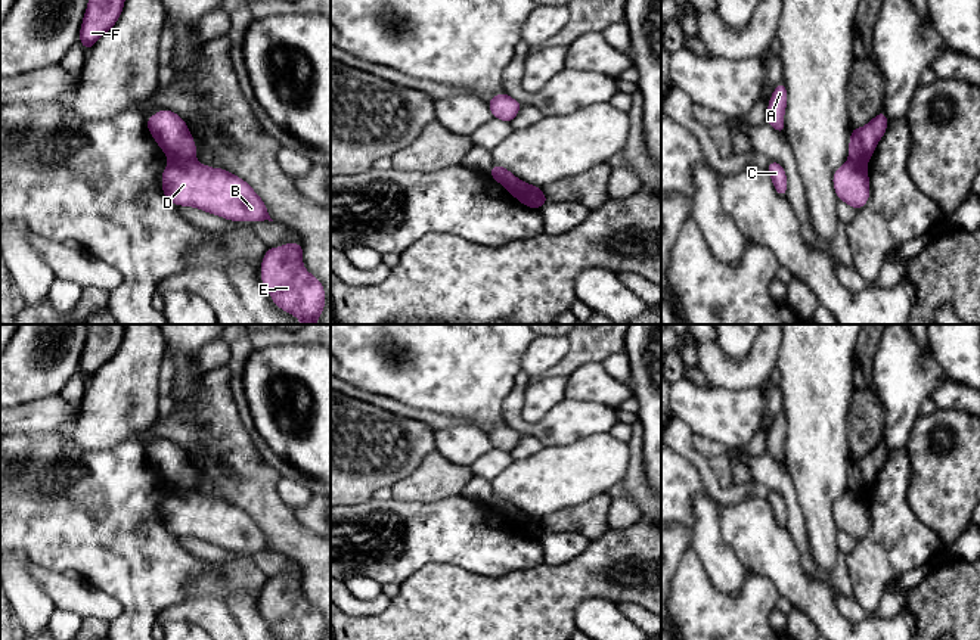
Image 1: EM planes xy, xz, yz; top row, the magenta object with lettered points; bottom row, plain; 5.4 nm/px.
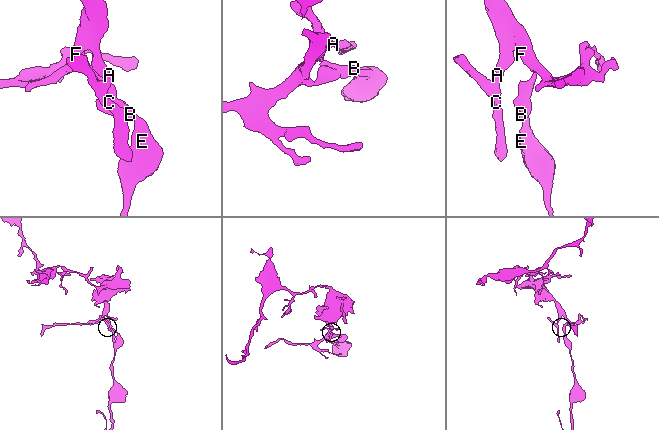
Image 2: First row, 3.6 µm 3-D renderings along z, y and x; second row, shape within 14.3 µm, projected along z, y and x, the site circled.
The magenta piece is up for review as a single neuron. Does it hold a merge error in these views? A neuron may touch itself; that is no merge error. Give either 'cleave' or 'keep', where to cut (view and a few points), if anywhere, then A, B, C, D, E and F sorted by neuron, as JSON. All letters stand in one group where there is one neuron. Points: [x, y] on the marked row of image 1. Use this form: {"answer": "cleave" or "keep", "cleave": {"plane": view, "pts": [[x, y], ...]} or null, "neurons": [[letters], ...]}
{"answer": "cleave", "cleave": {"plane": "xz", "pts": [[505, 185], [521, 185], [540, 205]]}, "neurons": [["A", "C", "F"], ["B", "D", "E"]]}

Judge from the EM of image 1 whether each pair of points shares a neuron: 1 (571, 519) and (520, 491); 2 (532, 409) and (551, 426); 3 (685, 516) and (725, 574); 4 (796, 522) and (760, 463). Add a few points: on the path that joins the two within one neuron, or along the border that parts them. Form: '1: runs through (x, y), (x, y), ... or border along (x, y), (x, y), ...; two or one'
1: border along (589, 499), (576, 506), (554, 510), (542, 518); two
2: border along (566, 397), (530, 425); two
3: border along (706, 493), (694, 497), (694, 525), (689, 531); two
4: runs through (793, 508), (787, 490), (775, 478); one

